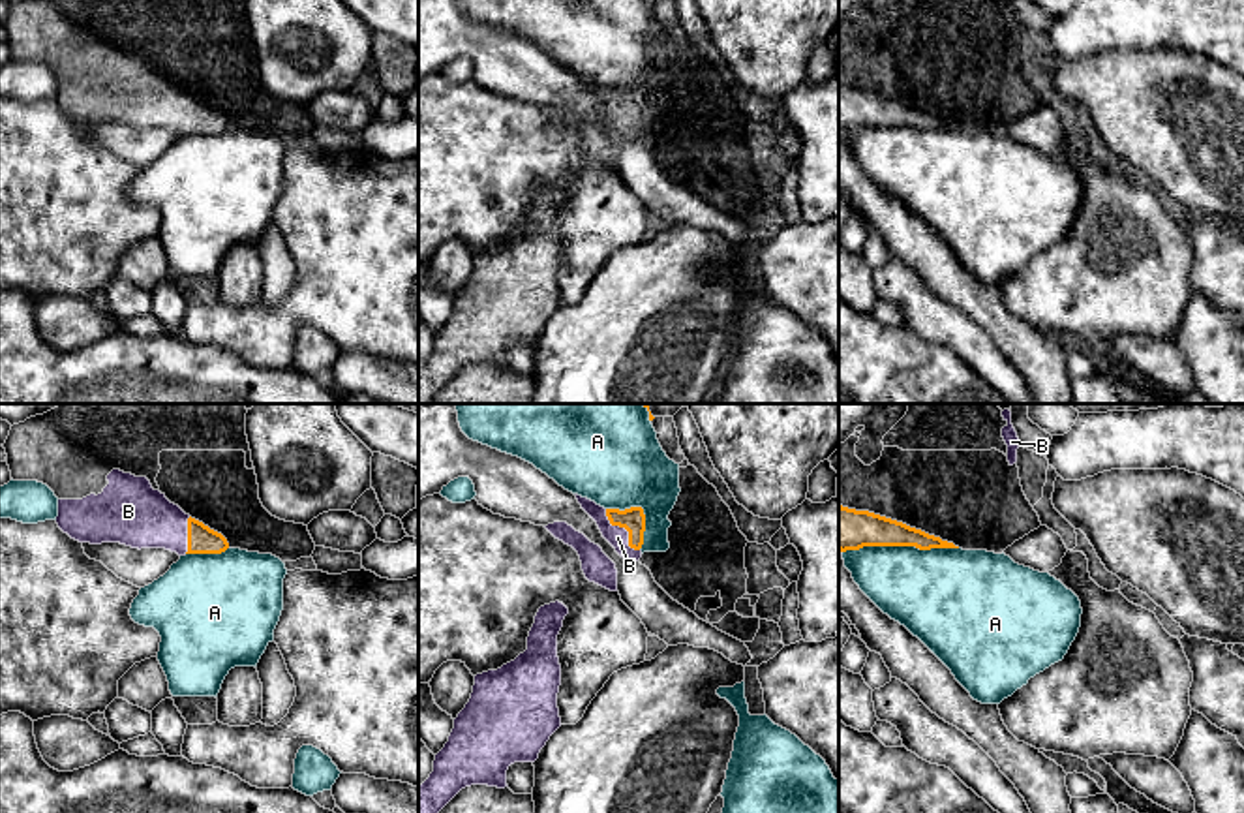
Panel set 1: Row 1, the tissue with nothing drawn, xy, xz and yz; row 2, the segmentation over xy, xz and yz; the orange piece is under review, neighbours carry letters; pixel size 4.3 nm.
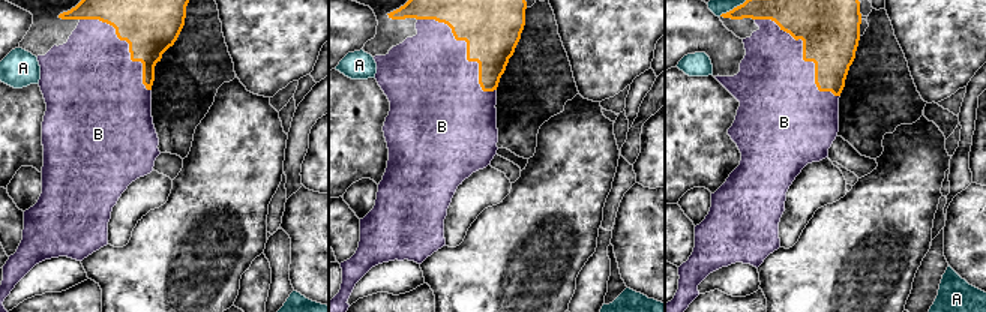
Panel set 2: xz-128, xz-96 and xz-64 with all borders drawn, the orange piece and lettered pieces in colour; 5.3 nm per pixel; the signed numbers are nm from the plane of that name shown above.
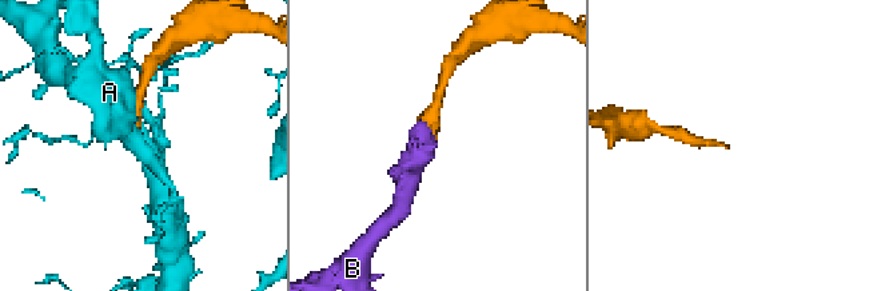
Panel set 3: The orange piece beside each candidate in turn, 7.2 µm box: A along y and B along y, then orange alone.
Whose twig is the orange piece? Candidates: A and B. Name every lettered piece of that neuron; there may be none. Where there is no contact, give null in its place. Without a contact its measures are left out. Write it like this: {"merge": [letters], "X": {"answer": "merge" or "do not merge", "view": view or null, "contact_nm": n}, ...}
{"merge": ["B"], "A": {"answer": "do not merge", "view": "yz", "contact_nm": 500}, "B": {"answer": "merge", "view": "xz", "contact_nm": 240}}

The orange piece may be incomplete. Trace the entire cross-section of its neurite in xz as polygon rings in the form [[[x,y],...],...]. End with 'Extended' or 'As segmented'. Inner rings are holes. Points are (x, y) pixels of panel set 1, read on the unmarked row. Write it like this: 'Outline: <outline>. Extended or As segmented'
Outline: [[[574,73],[582,88],[597,101],[602,116],[625,139],[638,141],[642,137],[645,94],[642,86],[625,90],[604,88],[595,81]]]. Extended

